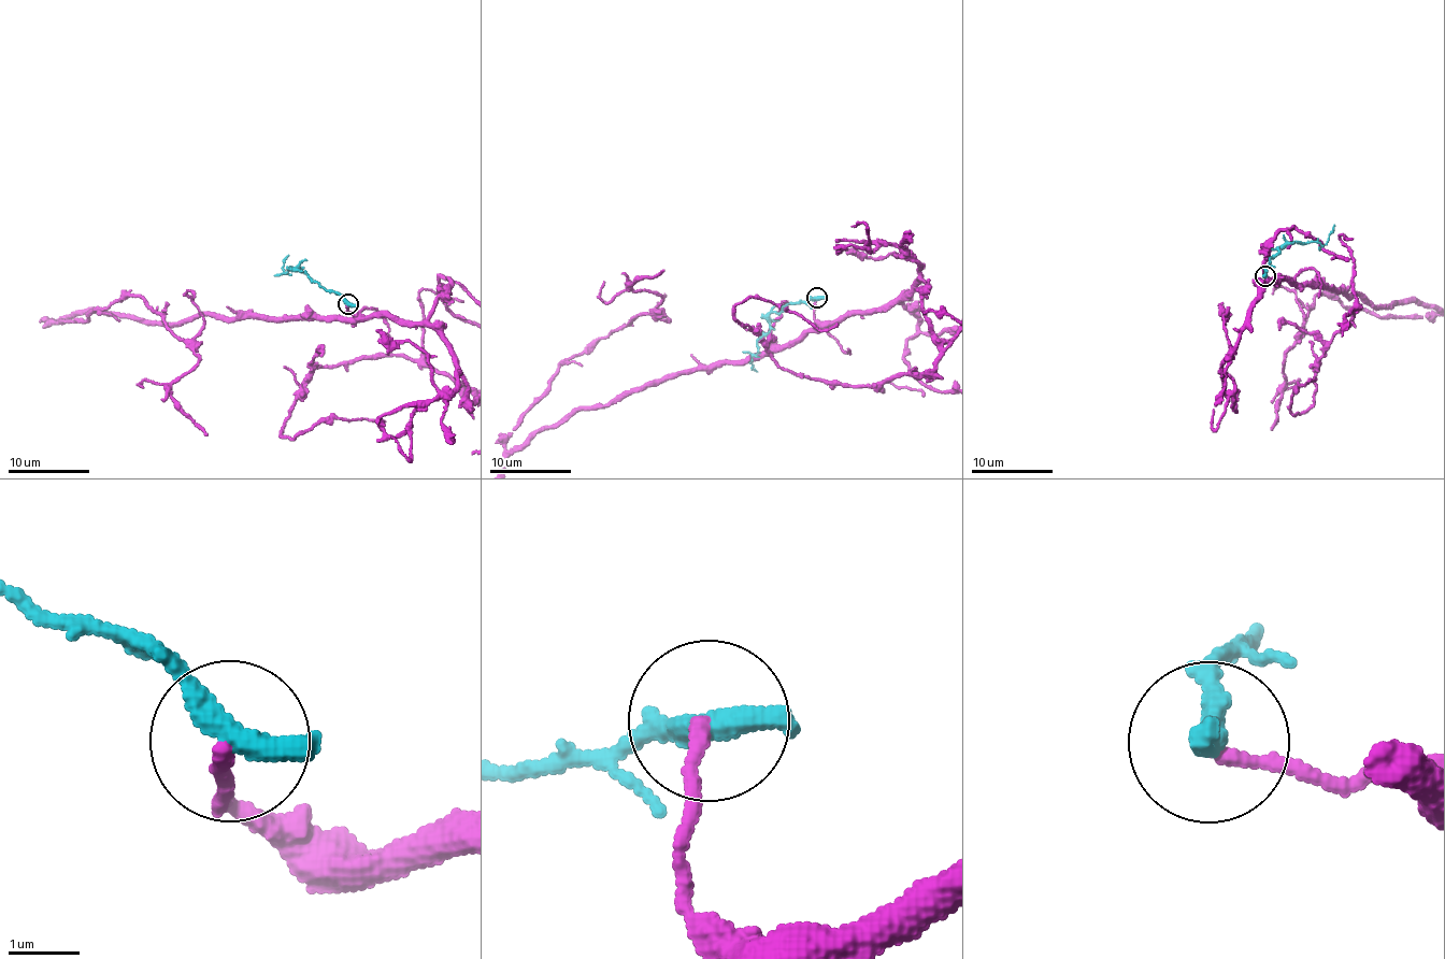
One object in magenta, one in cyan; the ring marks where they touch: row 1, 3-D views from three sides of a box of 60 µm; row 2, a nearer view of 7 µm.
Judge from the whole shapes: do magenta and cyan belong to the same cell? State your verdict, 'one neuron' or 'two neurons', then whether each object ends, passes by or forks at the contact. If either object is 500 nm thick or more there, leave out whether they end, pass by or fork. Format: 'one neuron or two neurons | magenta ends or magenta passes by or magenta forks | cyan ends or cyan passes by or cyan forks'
two neurons | magenta ends | cyan ends

